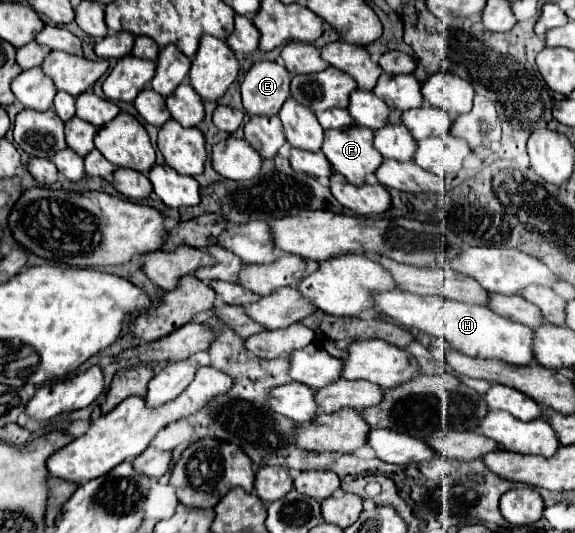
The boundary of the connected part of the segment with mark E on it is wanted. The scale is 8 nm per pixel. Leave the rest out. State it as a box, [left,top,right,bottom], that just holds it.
[242,61,290,115]

